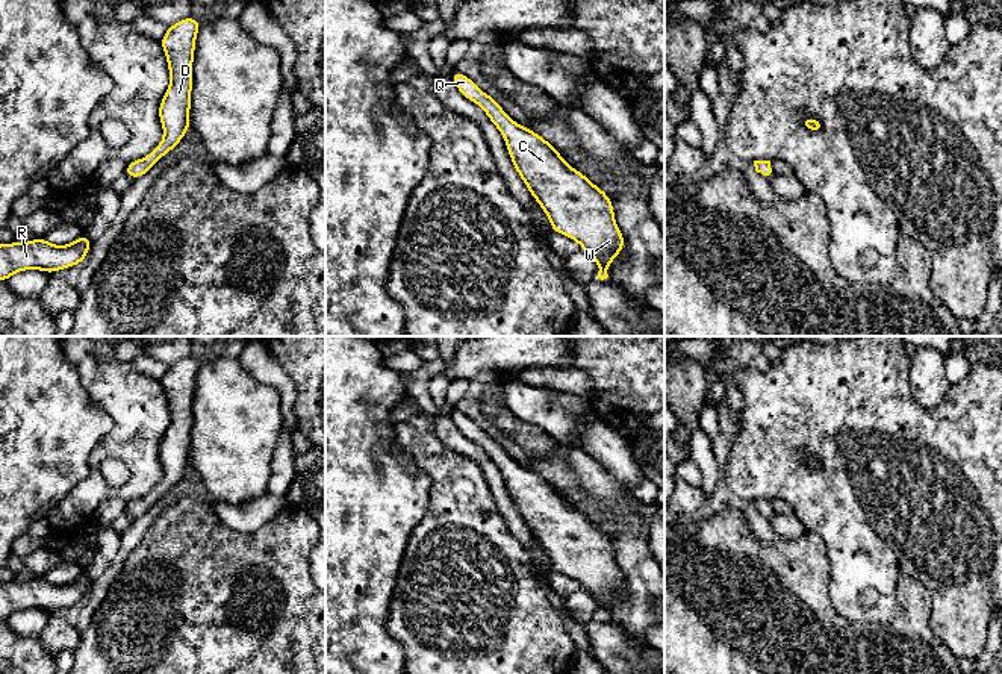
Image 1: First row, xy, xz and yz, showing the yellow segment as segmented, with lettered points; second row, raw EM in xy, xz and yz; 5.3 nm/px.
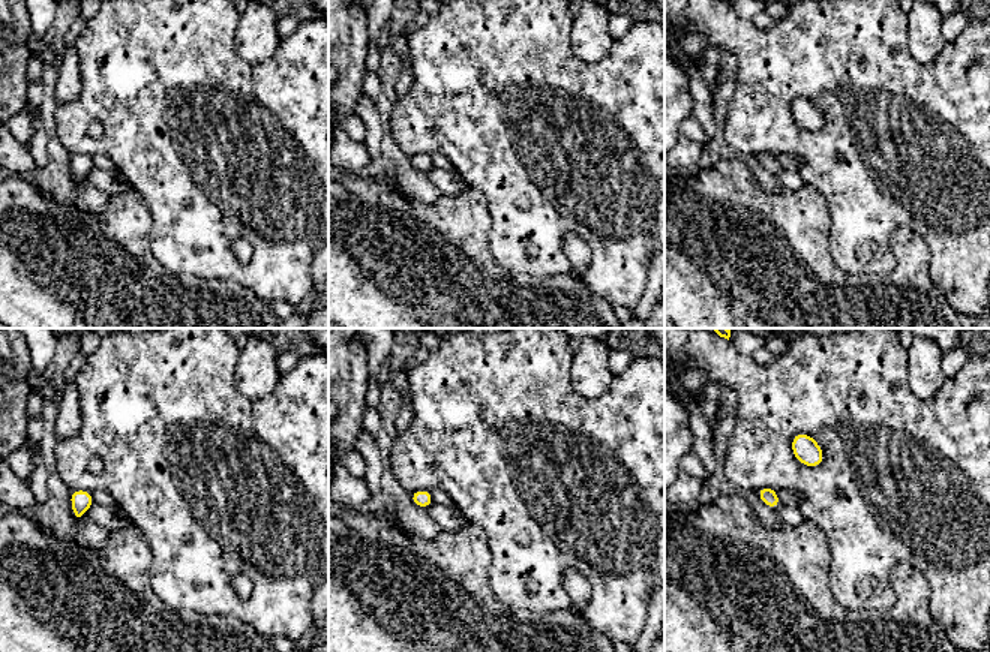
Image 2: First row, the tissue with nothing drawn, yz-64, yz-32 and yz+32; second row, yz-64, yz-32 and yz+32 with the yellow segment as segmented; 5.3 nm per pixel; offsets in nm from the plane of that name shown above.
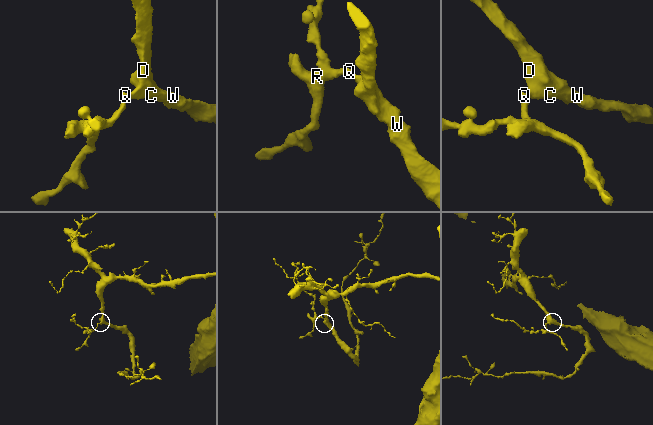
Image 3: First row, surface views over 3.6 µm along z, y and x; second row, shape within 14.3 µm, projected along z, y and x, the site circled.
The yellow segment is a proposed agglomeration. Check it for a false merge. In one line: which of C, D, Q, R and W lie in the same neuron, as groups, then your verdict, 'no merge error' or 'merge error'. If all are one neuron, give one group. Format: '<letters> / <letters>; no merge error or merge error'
C D Q R W; no merge error

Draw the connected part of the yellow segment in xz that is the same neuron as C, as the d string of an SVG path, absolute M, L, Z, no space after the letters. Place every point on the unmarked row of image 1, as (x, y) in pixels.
M454 409L451 418L501 471L513 506L551 560L551 571L577 580L598 603L596 616L607 618L613 597L624 589L624 573L616 565L608 535L574 509L551 482L513 460L468 415Z

